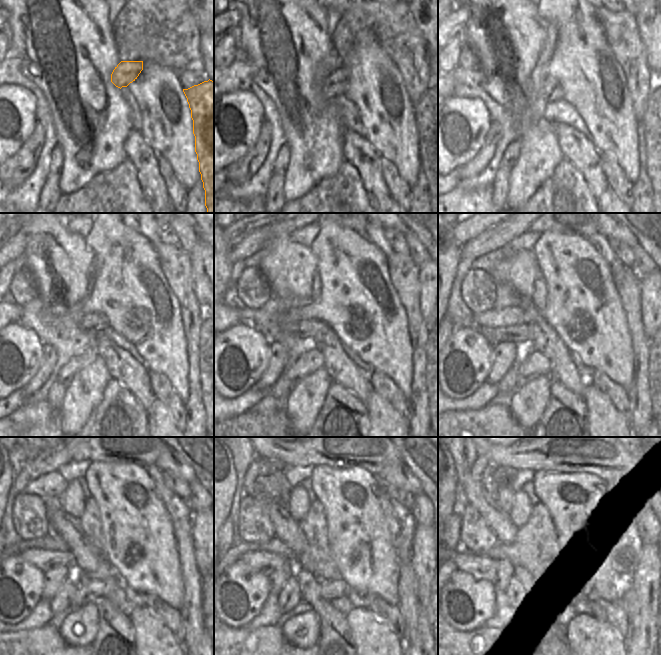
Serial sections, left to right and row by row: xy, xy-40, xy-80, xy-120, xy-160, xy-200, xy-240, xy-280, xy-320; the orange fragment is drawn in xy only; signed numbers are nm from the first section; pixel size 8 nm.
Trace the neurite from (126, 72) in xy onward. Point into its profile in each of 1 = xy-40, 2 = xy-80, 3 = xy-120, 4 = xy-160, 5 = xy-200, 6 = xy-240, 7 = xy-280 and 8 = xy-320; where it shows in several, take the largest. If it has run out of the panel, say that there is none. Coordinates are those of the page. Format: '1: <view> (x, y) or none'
1: xy-40 (335, 84)
2: xy-80 (551, 91)
3: xy-120 (95, 322)
4: xy-160 (306, 328)
5: xy-200 (524, 331)
6: xy-240 (44, 560)
7: xy-280 (264, 562)
8: xy-320 (481, 566)

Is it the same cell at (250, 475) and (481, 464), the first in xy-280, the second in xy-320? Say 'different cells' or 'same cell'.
same cell

